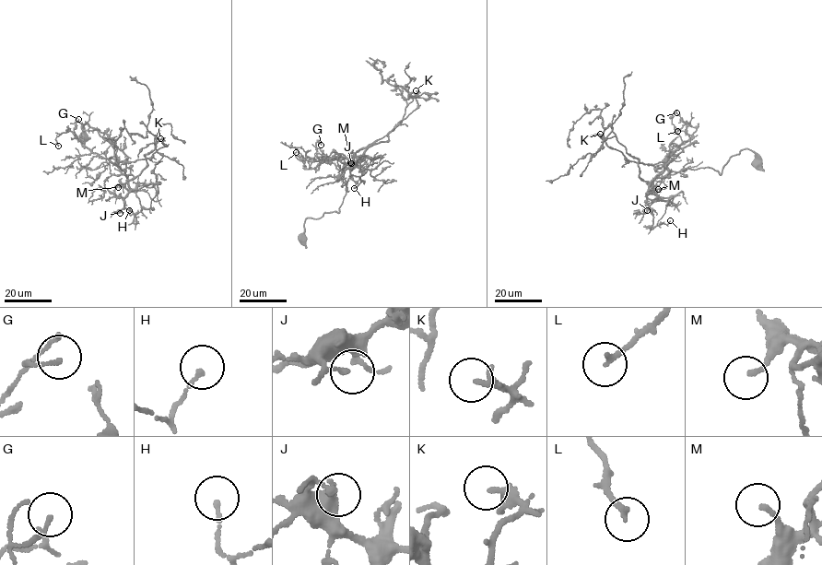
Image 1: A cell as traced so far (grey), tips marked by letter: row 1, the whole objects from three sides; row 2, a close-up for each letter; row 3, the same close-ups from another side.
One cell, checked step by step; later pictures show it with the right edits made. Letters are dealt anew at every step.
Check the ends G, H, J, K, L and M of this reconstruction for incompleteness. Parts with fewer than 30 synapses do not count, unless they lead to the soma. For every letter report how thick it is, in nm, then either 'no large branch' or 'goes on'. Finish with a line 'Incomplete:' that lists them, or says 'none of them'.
G: calibre 100 nm; no large branch
H: calibre 140 nm; no large branch
J: calibre 110 nm; no large branch
K: calibre 170 nm; no large branch
L: calibre 170 nm; no large branch
M: calibre 140 nm; no large branch
Incomplete: none of them

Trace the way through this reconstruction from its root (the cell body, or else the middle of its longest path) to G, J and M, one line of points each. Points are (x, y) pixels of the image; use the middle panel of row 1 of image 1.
G: (370, 145), (349, 158), (336, 157), (321, 162), (317, 156), (315, 144), (317, 141), (321, 145)
J: (370, 145), (388, 136), (387, 141), (371, 144), (364, 156), (357, 157), (353, 166), (350, 162)
M: (370, 145), (388, 136), (387, 141), (371, 144), (354, 165), (351, 163)

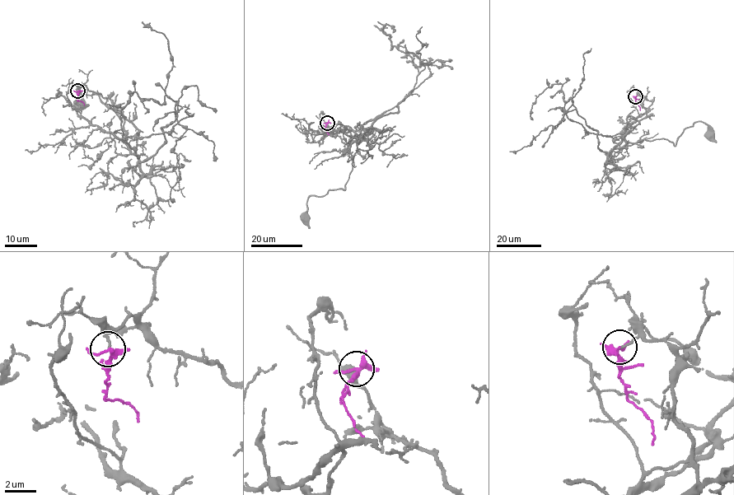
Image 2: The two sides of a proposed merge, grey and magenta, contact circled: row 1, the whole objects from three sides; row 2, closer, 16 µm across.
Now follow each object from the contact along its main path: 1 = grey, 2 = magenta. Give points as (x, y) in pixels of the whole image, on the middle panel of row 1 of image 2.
1: (327, 123), (348, 145), (399, 111), (419, 72), (383, 25), (392, 33)
2: (327, 123), (325, 128), (329, 134)

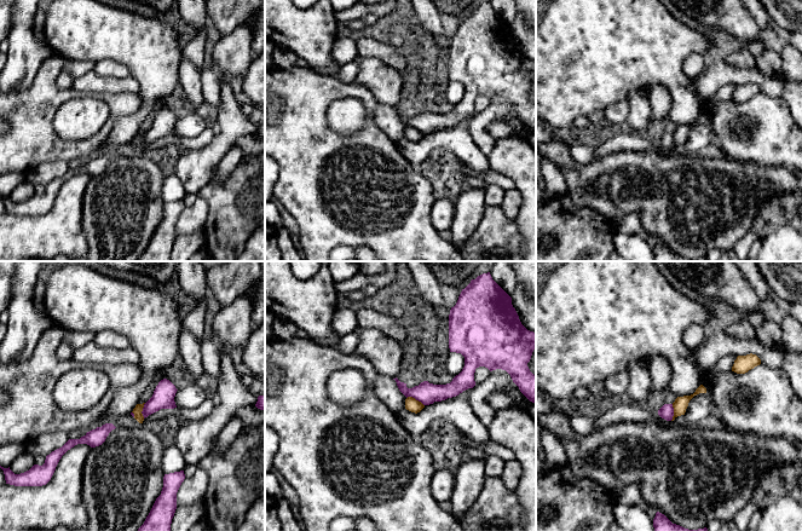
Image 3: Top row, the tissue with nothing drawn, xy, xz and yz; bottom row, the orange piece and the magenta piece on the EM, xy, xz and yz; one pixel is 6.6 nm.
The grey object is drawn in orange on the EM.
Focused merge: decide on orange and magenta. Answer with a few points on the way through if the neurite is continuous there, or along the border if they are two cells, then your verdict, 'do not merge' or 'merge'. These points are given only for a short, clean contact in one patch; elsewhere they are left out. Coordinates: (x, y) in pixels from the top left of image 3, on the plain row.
along xz (407, 126), (414, 126), (423, 134) | do not merge

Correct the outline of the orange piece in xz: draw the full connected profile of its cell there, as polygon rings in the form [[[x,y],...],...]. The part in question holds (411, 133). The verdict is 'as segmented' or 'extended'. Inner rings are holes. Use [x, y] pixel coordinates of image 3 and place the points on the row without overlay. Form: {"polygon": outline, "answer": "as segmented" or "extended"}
{"polygon": [[[408,126],[408,127],[405,128],[405,138],[409,139],[409,140],[411,140],[411,142],[417,143],[417,142],[420,142],[423,137],[425,137],[425,134],[423,134],[421,131],[419,131],[419,129],[416,129],[415,127],[412,127],[412,126]]], "answer": "as segmented"}

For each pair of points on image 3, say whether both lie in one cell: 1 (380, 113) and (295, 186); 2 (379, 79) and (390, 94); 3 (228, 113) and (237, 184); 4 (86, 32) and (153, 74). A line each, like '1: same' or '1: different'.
1: different
2: same
3: different
4: same

